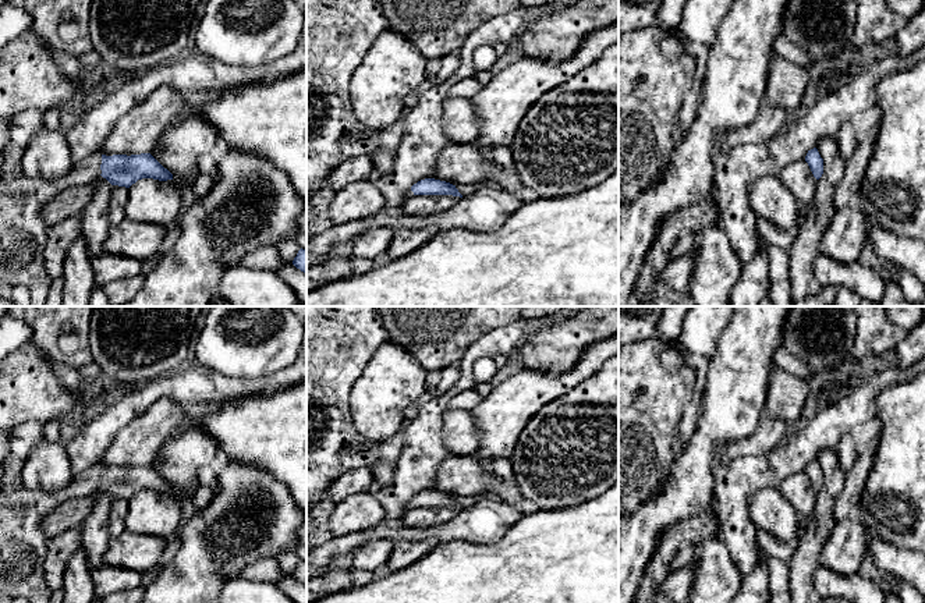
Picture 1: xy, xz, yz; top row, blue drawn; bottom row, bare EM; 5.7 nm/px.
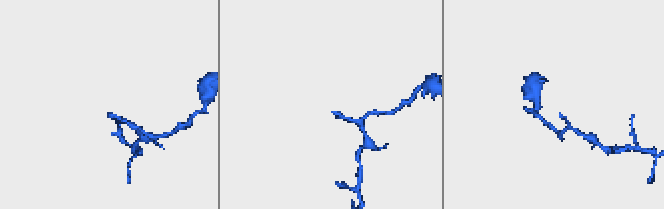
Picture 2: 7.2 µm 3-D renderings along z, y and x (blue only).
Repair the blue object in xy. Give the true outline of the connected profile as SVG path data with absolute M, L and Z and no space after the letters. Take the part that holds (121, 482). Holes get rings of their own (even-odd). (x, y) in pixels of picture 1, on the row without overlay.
M100 464L74 475L70 485L56 493L25 487L17 490L0 487L0 597L24 597L29 603L50 602L52 590L46 586L43 578L43 563L50 538L42 531L42 521L67 499L91 494L98 487L106 490L111 497L125 500L142 490L173 492L173 486L150 465L106 468Z

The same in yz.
M816 460L808 462L805 473L808 475L814 489L819 492L823 486L823 471L821 469Z

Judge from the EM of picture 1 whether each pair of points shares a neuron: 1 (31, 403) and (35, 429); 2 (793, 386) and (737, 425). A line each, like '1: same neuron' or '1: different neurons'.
1: different neurons
2: different neurons

